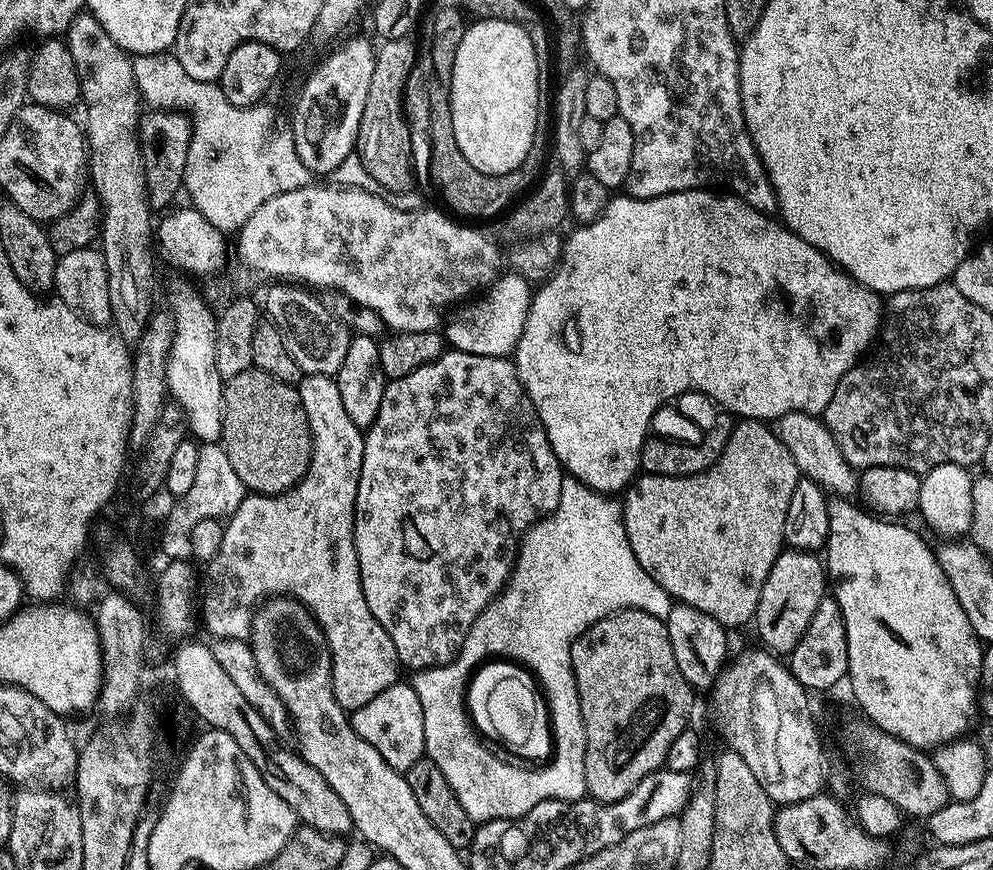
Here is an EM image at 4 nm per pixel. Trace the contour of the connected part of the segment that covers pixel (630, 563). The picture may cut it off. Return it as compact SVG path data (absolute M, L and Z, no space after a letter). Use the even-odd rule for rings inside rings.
M568 478L560 485L560 497L555 508L541 515L531 525L532 529L520 540L520 553L516 556L516 565L511 565L506 587L493 599L492 603L474 622L470 634L464 639L460 653L448 664L440 668L429 668L415 677L414 687L422 702L424 715L424 746L429 753L440 752L438 763L446 774L446 780L455 789L456 797L466 810L470 819L477 822L494 820L515 821L525 816L538 802L543 800L582 800L585 799L584 787L584 727L580 713L580 695L576 685L576 675L572 669L572 643L583 634L591 624L597 624L613 612L622 612L626 608L637 608L651 616L667 617L672 600L663 586L652 577L648 569L643 568L630 542L627 530L624 528L622 508L619 503L611 500L611 495L589 486L582 480Z

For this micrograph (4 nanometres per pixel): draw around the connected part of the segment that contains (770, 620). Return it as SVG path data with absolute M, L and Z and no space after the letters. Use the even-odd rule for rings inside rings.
M795 550L781 551L762 586L754 617L756 632L761 640L759 643L768 652L784 658L796 649L802 634L806 634L806 626L810 626L810 618L814 618L814 610L818 610L826 598L824 576L826 568L819 555Z

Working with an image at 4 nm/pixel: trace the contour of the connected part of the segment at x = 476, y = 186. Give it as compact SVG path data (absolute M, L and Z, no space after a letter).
M439 102L433 103L432 106L430 166L427 175L432 178L432 188L440 191L440 196L444 199L445 204L443 207L460 218L466 218L462 216L496 215L499 217L525 191L524 183L528 180L524 170L507 172L504 176L490 176L486 180L484 173L479 172L474 166L470 166L470 162L466 162L466 154L462 154L462 150L458 150L458 138L454 138L452 106L442 106Z

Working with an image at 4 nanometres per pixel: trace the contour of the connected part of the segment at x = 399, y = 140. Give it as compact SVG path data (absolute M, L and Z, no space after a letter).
M408 36L383 41L375 49L374 72L366 100L358 139L358 154L373 185L381 184L395 193L406 194L414 188L414 169L410 150L410 130L404 118L404 87L418 59L417 41Z

